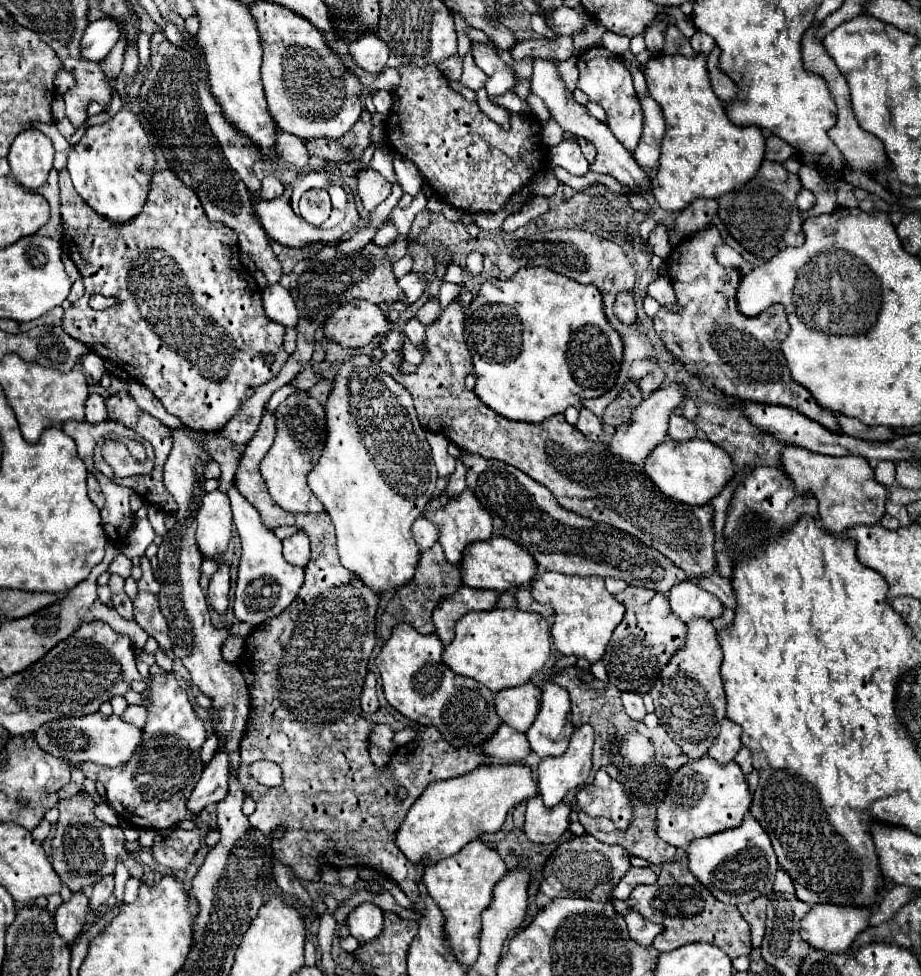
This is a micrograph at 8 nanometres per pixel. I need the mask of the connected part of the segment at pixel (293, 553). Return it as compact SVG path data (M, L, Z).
M304 531L294 533L292 537L284 539L284 559L292 565L298 567L306 567L306 563L310 561L310 539Z

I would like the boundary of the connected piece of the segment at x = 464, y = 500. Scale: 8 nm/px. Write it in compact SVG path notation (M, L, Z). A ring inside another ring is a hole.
M466 489L462 495L452 497L452 499L446 499L444 495L440 495L436 499L432 499L432 503L426 505L424 517L438 527L438 541L444 549L444 555L446 555L448 563L460 565L462 555L464 555L468 545L472 545L474 541L488 541L488 537L492 537L492 517L480 505L480 501L476 501L476 497L470 489Z

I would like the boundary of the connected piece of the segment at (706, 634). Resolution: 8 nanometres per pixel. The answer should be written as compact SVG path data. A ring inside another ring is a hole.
M696 617L688 625L684 645L672 655L650 689L650 697L660 719L660 727L676 741L676 745L690 757L700 759L716 739L720 721L726 715L726 695L720 679L722 651L716 639L716 629L710 621Z

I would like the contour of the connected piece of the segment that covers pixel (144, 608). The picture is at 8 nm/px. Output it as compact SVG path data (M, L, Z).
M140 591L134 599L134 619L140 623L140 627L156 637L160 649L170 651L170 637L168 637L168 625L166 619L160 613L158 607L158 595L150 592Z

